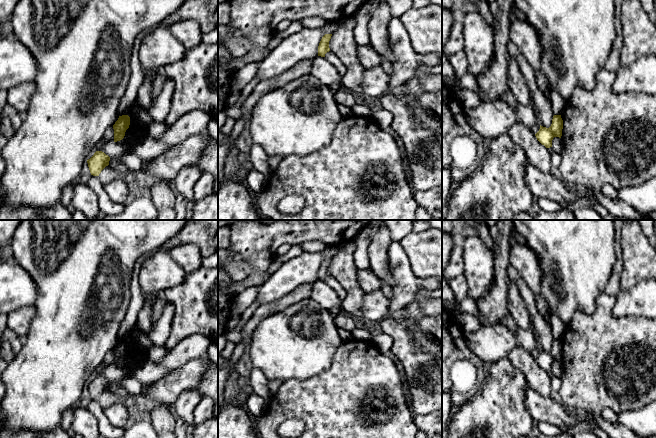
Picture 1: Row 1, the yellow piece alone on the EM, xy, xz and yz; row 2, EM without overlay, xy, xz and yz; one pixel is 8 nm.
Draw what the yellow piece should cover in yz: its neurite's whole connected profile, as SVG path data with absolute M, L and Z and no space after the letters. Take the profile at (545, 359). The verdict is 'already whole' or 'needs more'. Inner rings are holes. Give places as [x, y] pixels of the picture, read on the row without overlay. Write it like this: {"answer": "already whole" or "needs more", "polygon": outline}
{"answer": "already whole", "polygon": "M554 339L552 348L549 352L540 349L539 355L535 358L537 364L546 372L552 371L554 361L561 362L563 353L563 344L561 339Z"}

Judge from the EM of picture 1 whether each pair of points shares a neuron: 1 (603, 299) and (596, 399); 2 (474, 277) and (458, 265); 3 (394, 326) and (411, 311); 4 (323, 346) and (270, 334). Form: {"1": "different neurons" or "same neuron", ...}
{"1": "same neuron", "2": "different neurons", "3": "same neuron", "4": "same neuron"}

